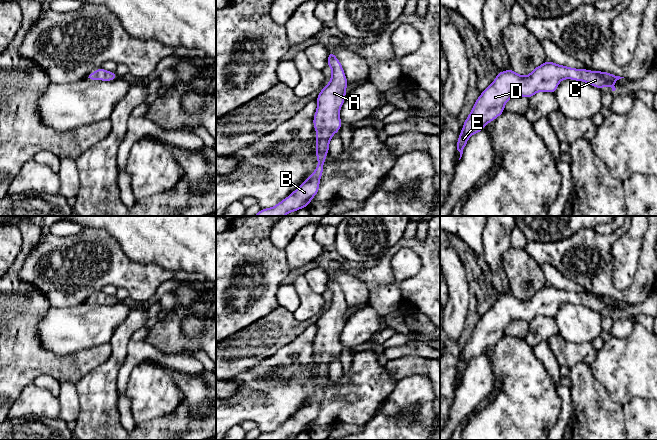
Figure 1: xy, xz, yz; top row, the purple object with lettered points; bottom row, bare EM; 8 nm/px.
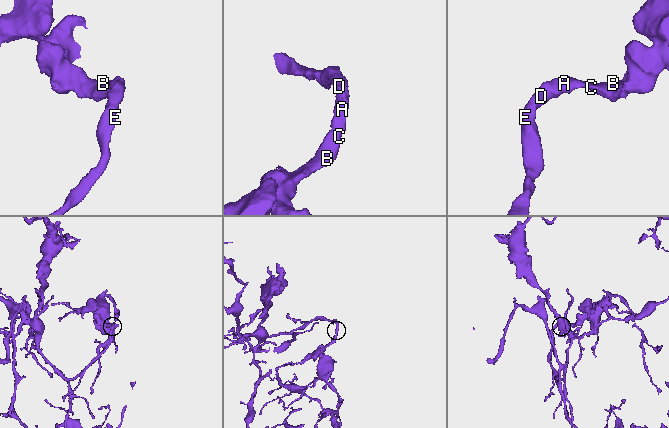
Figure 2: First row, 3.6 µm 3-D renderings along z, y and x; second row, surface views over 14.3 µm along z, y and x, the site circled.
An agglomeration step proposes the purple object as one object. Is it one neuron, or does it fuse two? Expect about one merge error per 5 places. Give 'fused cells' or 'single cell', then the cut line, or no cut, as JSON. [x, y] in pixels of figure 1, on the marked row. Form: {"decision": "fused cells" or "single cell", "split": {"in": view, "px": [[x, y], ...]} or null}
{"decision": "single cell", "split": null}

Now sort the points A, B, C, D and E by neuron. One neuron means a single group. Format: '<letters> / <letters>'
A B C D E

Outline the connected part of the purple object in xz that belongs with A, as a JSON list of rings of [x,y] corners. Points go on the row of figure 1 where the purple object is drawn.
[[[329,51],[327,66],[332,68],[331,79],[316,98],[317,110],[313,118],[314,129],[318,134],[316,137],[318,166],[306,181],[301,183],[288,197],[274,207],[262,208],[253,216],[285,216],[290,212],[296,212],[307,207],[319,191],[326,154],[329,153],[329,141],[335,132],[339,133],[342,125],[339,111],[345,101],[345,91],[348,85],[343,67],[335,57],[335,52]]]

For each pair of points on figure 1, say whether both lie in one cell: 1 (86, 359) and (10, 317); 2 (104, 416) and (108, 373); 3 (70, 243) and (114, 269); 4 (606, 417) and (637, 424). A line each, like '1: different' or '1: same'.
1: same
2: same
3: same
4: different

